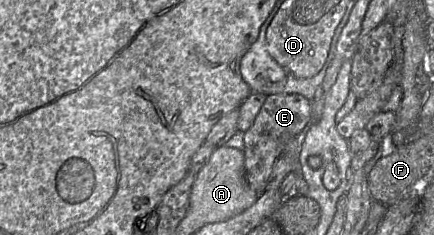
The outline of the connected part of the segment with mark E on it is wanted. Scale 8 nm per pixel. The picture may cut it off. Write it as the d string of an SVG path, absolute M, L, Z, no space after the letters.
M270 94L267 95L264 104L254 119L252 126L244 133L244 165L246 180L249 186L261 194L266 190L269 177L275 162L280 158L286 144L301 137L303 131L311 123L311 101L300 94Z

